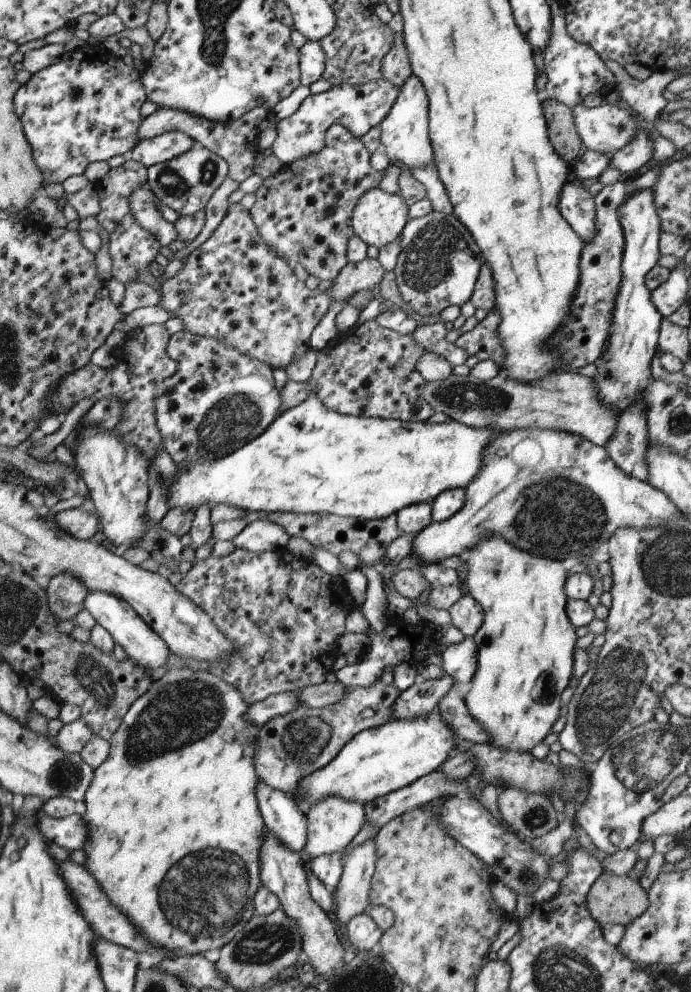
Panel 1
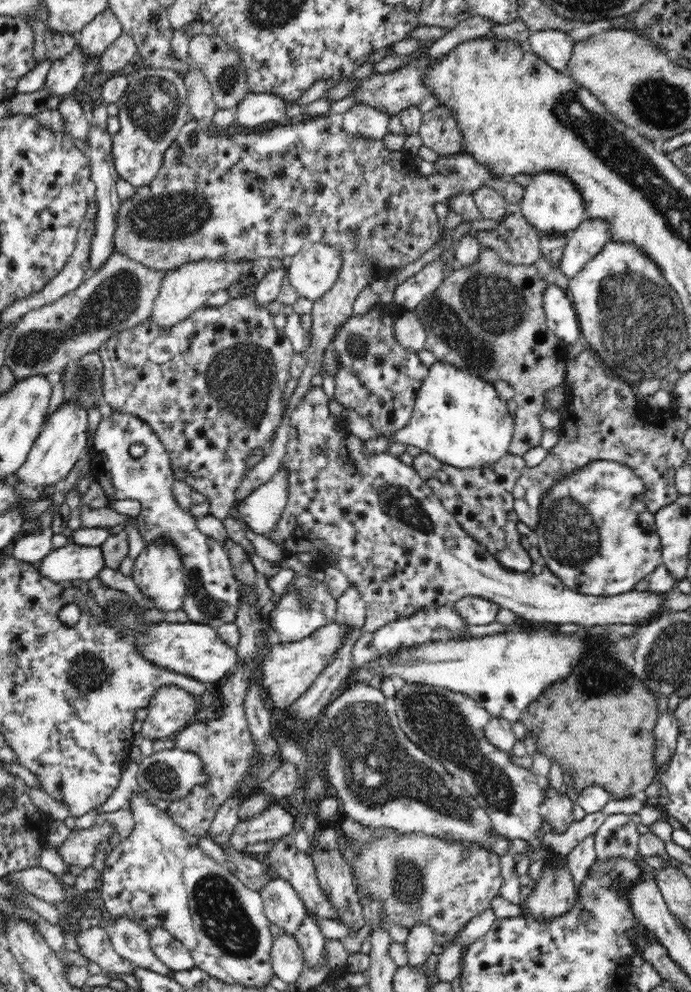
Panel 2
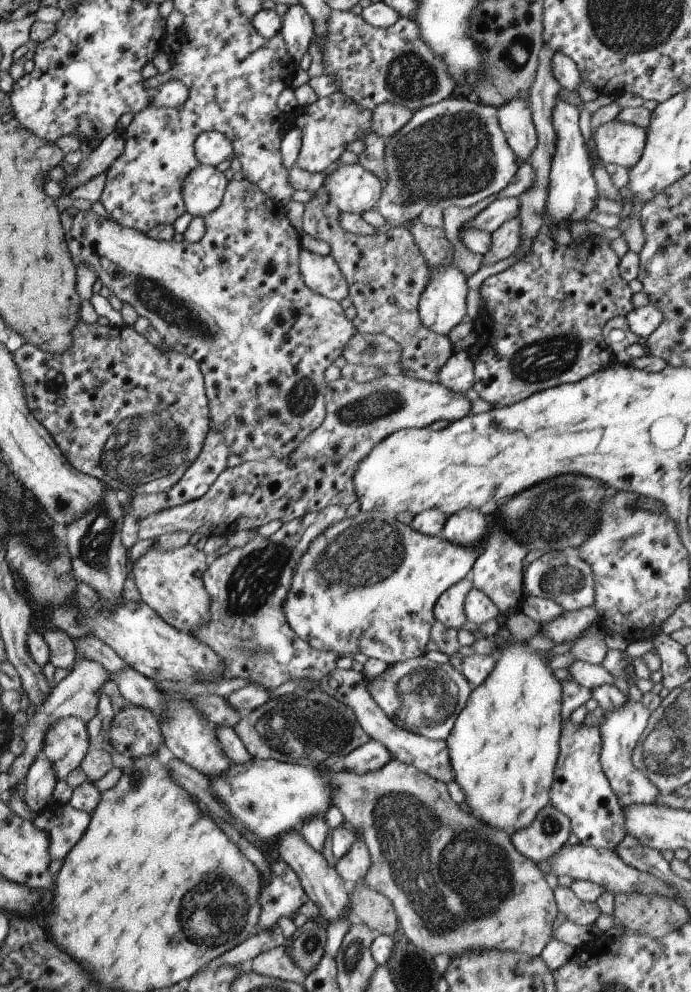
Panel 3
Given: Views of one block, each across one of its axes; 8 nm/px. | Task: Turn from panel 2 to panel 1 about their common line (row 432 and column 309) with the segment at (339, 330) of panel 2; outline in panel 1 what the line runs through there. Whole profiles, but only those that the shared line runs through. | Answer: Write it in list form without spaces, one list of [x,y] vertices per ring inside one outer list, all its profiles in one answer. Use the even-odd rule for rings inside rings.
[[[374,319],[354,324],[337,335],[326,347],[317,351],[316,363],[303,391],[313,393],[330,411],[356,417],[379,417],[400,421],[423,422],[435,413],[419,395],[418,390],[425,380],[416,368],[416,360],[425,352],[410,335],[400,335],[378,326]]]

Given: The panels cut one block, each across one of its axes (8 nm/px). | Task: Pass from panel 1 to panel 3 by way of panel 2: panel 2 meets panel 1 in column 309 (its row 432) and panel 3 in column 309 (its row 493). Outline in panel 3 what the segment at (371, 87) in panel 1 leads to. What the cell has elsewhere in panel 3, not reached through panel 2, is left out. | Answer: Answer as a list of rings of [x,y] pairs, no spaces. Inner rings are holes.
[[[338,90],[315,102],[297,106],[289,123],[301,131],[301,146],[295,161],[297,167],[309,173],[319,173],[337,163],[347,144],[361,141],[372,132],[372,112],[358,106]]]

